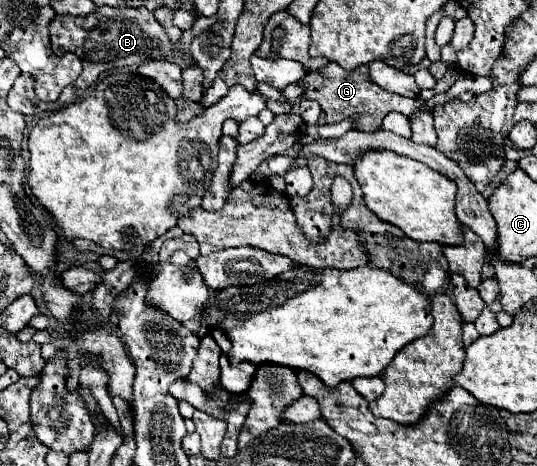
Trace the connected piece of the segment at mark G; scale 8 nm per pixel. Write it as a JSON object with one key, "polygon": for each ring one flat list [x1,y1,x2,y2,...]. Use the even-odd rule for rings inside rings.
{"polygon":[[329,62,327,70,317,70,311,72,305,80,299,82,303,88,303,96,317,100,319,106,323,108,325,120,343,120,343,118,353,118,353,126,355,130,367,130,367,132,375,132,381,128,383,118,389,112,401,112,407,118,419,108,417,100,413,98,405,98,405,96,397,96,393,92,385,92,381,86,377,86,371,76,369,76,369,68,361,66,355,70,345,70,333,62]]}

